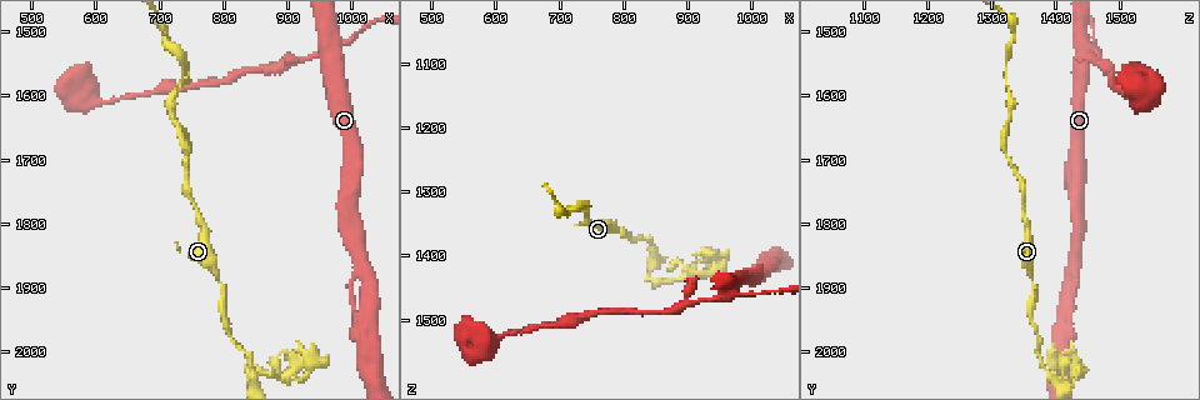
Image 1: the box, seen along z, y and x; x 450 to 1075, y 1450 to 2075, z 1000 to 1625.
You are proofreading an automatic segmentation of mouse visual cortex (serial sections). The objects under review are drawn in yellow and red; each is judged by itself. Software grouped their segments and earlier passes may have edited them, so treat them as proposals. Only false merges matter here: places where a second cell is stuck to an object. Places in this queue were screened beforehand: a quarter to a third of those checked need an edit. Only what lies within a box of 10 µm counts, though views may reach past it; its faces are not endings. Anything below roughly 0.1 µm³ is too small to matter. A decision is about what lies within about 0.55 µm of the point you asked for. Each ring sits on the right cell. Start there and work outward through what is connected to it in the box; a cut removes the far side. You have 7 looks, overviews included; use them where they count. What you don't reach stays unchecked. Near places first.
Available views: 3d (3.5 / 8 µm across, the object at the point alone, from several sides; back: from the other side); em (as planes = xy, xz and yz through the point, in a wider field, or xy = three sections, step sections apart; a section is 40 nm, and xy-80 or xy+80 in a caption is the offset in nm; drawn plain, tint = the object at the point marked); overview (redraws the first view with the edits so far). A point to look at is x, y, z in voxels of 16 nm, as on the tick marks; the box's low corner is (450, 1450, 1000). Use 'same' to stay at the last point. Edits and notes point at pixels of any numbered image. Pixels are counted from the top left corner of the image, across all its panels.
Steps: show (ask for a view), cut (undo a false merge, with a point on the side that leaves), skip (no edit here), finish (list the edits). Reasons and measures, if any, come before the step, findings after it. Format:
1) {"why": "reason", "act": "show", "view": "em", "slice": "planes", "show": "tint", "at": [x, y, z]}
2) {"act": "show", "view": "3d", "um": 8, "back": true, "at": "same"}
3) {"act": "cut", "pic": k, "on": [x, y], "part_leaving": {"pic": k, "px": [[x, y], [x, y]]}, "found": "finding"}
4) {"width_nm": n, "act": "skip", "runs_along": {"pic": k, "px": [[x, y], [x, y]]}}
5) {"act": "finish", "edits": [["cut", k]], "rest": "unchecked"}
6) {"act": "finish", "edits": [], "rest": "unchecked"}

{"why": "thin neck", "act": "show", "view": "em", "slice": "planes", "show": "tint", "at": [795, 1900, 1365]}

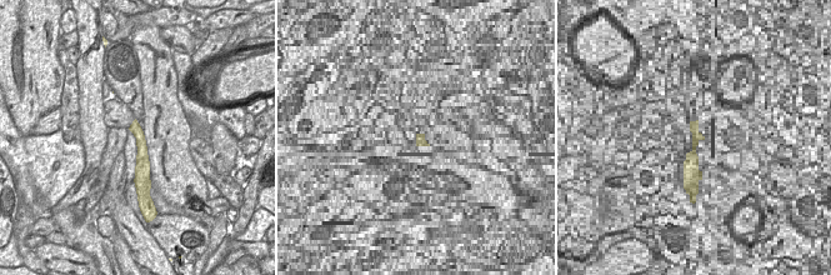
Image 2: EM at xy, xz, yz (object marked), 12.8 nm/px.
{"why": "wider look", "act": "show", "view": "3d", "um": 3.5, "at": "same"}

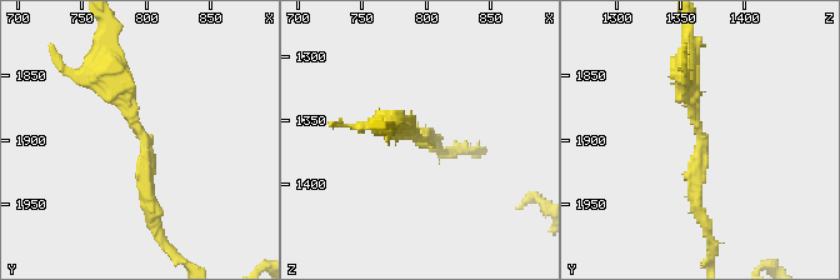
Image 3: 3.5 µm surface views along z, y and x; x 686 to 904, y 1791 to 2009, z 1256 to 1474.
{"width_nm": 140, "act": "skip", "runs_along": {"pic": 2, "px": [[135, 125], [141, 144], [140, 178]]}, "found": "continuous, no second cell"}

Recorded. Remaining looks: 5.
{"why": "abrupt turn", "act": "show", "view": "3d", "um": 3.5, "at": [935, 2010, 1430]}

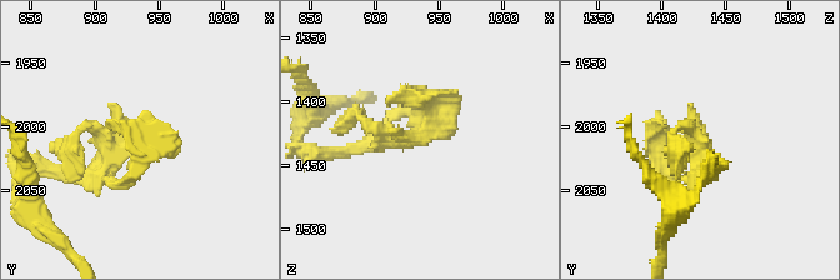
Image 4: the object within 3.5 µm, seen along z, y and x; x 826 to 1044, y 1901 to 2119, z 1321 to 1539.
{"act": "show", "view": "em", "slice": "xy", "step": 2, "show": "tint", "at": [936, 2010, 1424]}

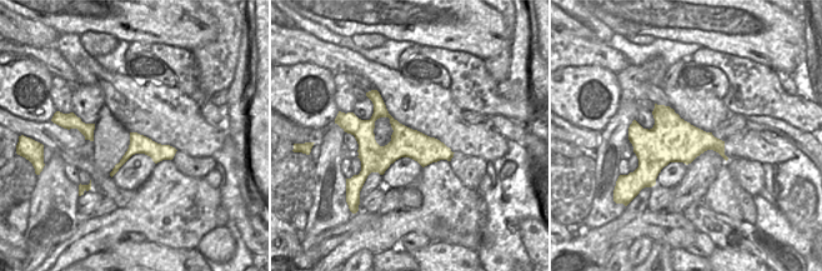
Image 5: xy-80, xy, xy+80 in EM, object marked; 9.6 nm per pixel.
{"act": "show", "view": "em", "slice": "xy", "step": 3, "show": "tint", "at": "same"}

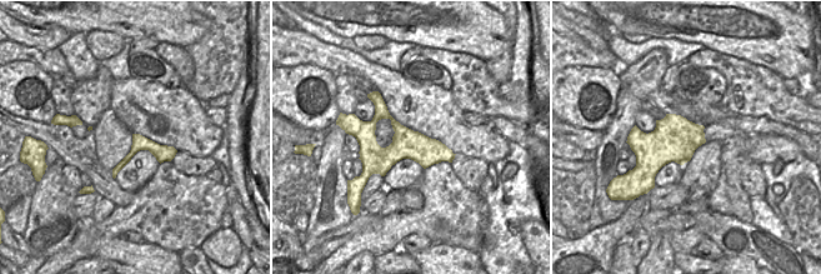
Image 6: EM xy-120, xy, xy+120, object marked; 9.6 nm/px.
{"act": "skip", "runs_along": {"pic": 6, "px": [[358, 133], [376, 152], [451, 155]]}, "found": "one cell here"}

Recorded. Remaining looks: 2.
{"act": "finish", "edits": [], "rest": "unchecked"}

